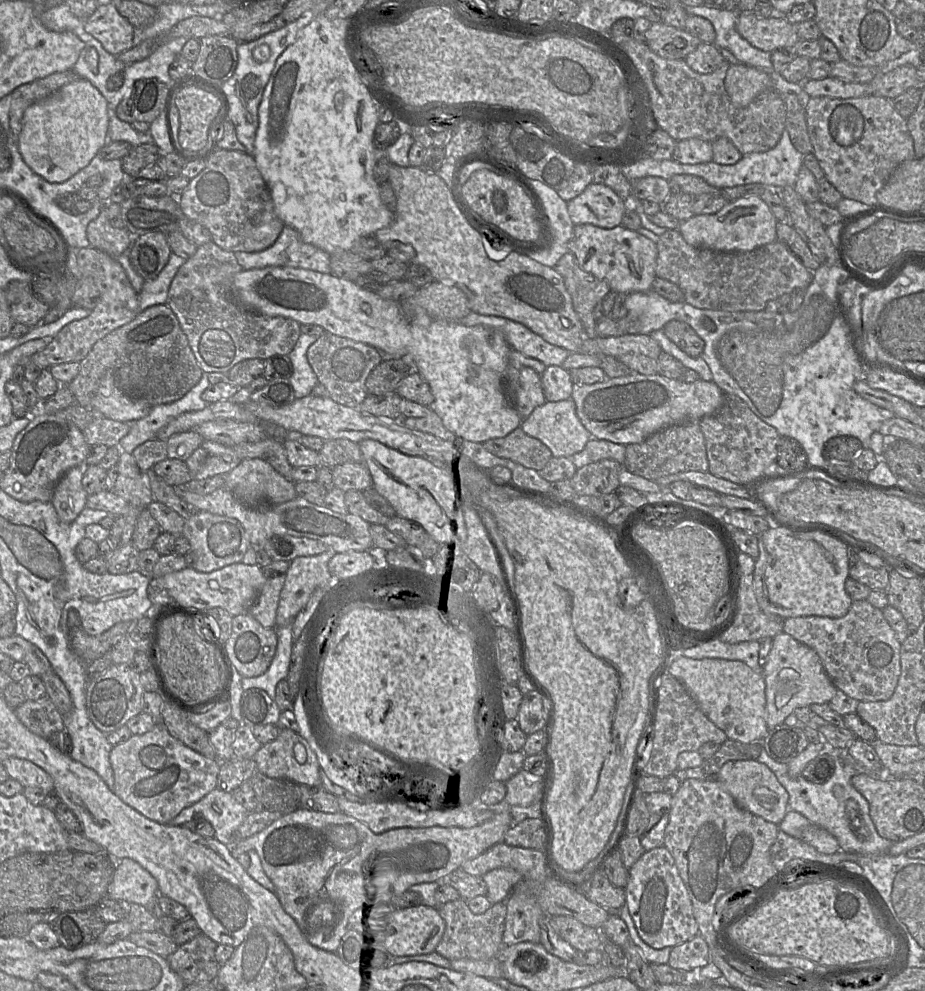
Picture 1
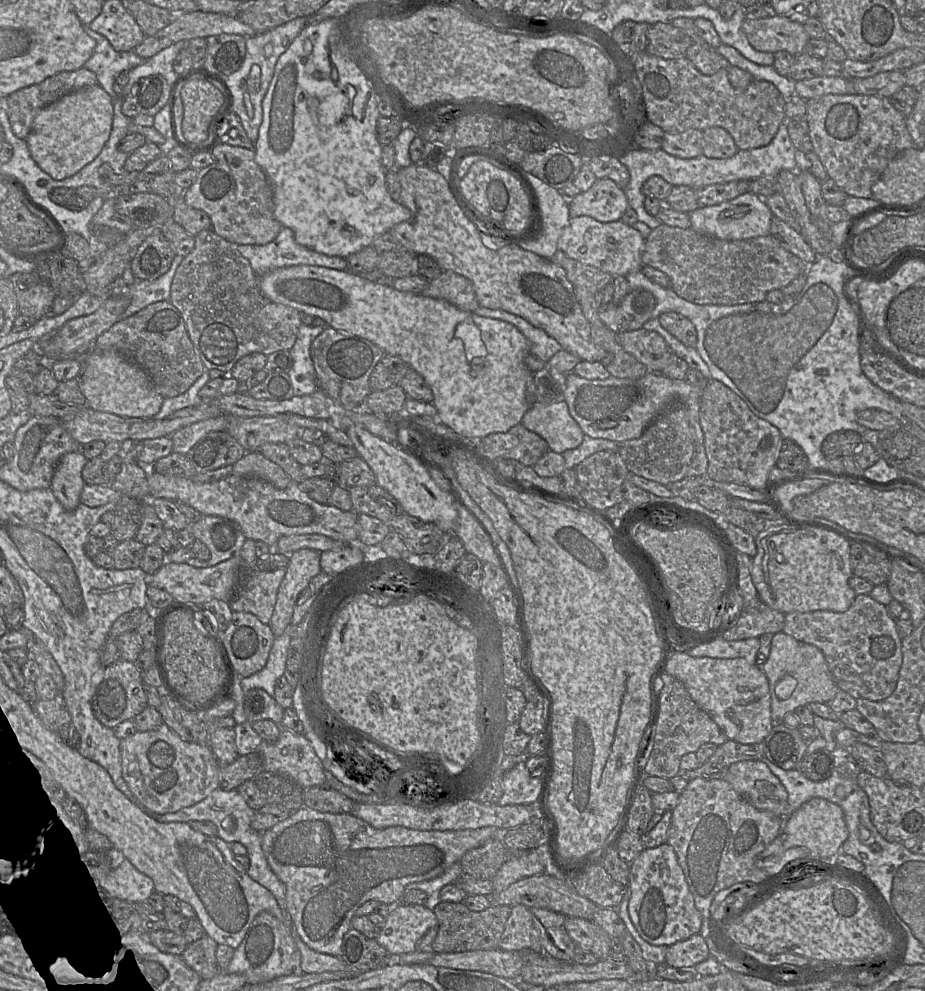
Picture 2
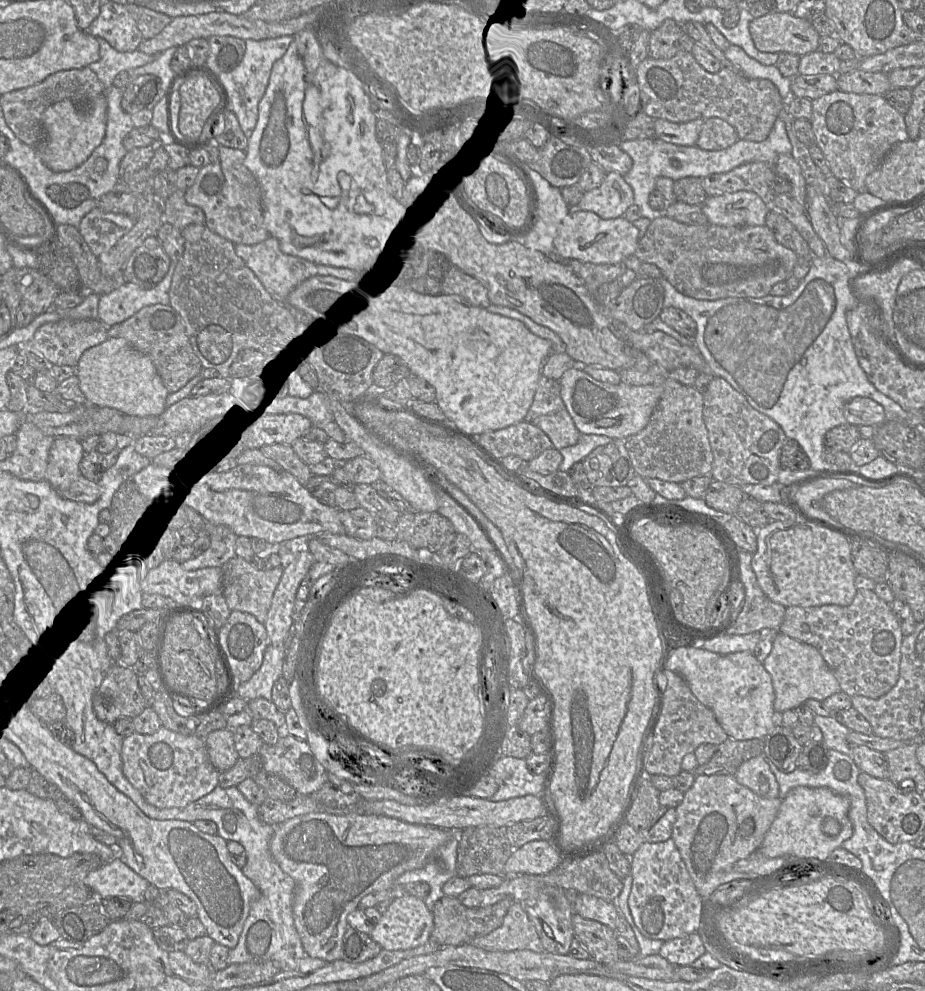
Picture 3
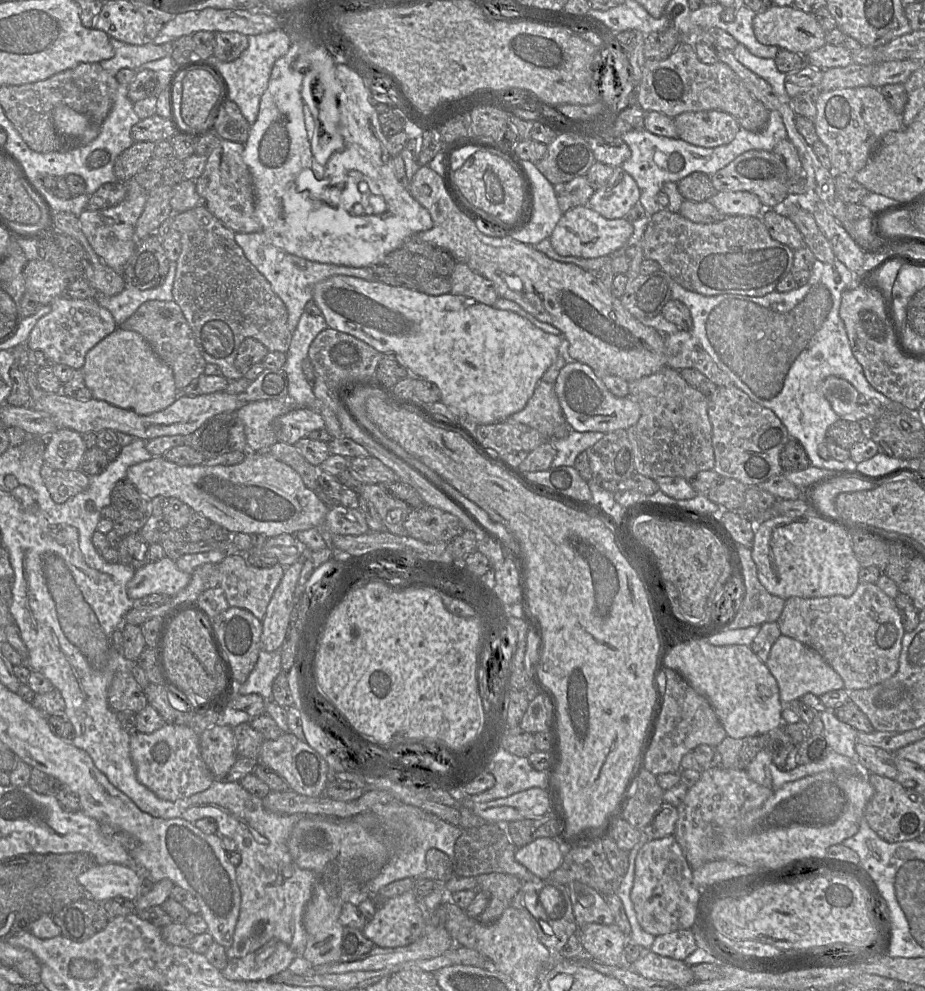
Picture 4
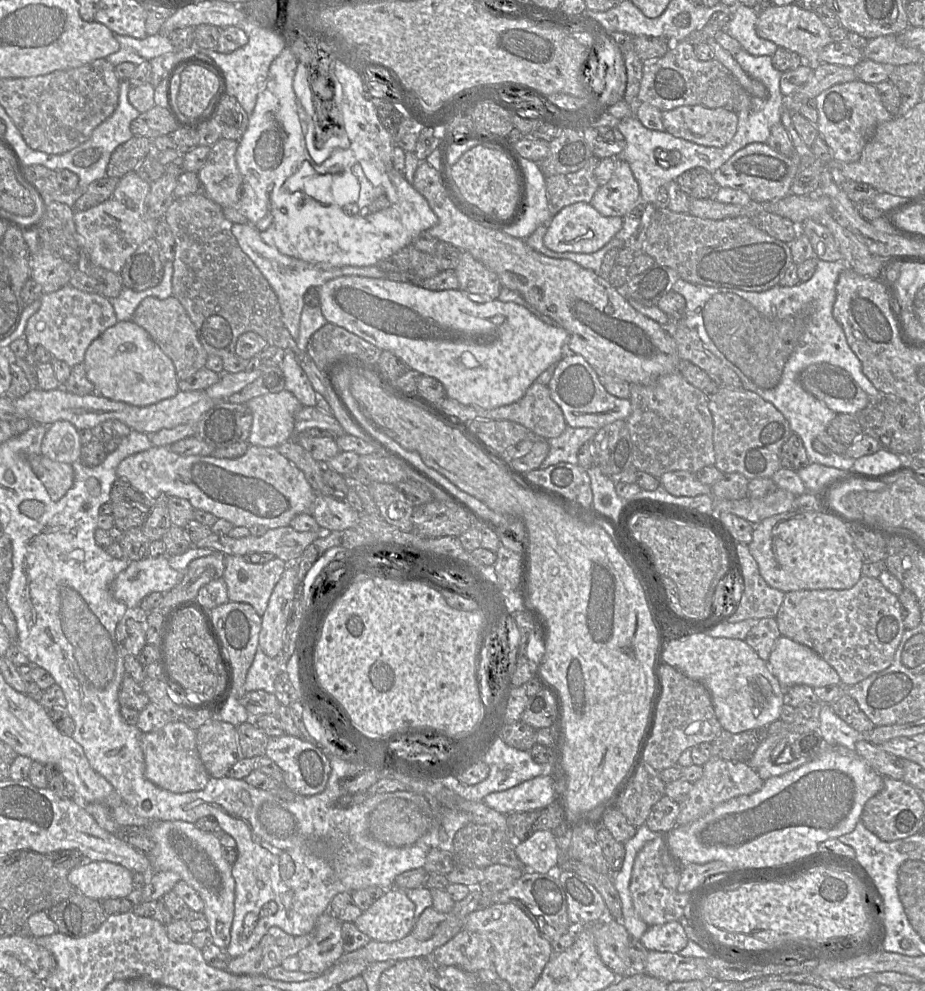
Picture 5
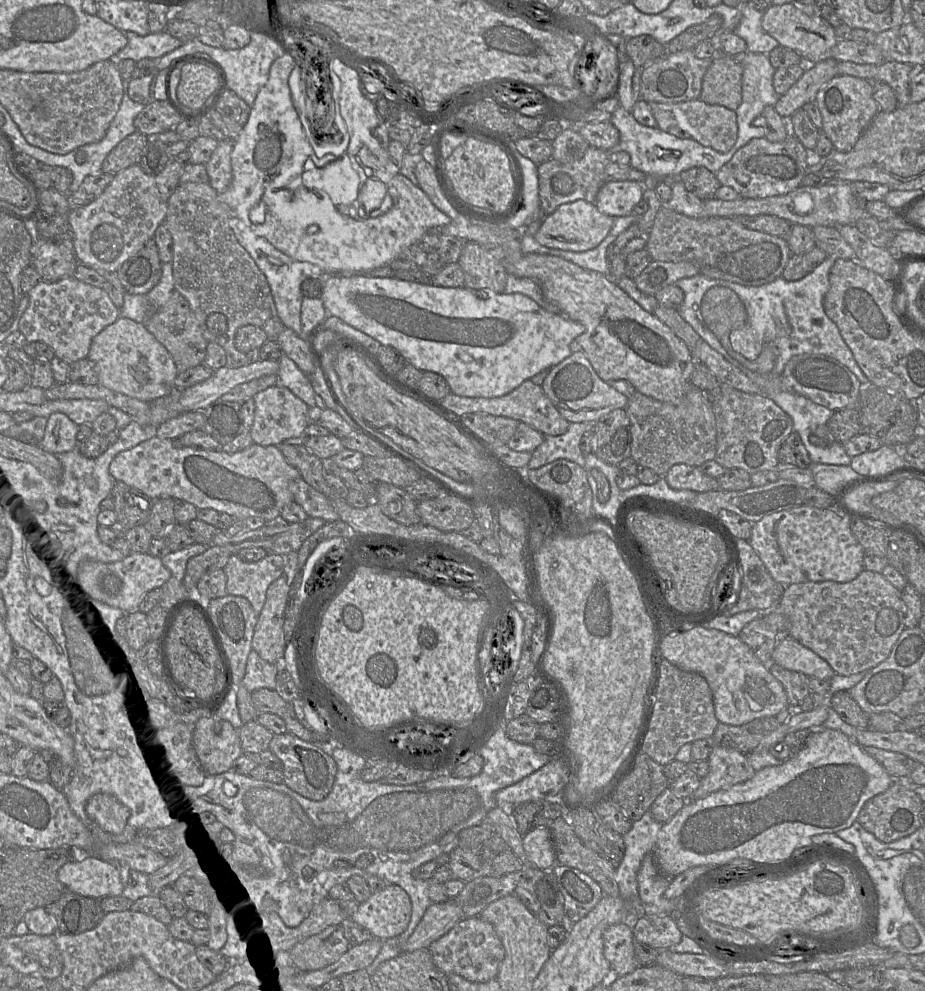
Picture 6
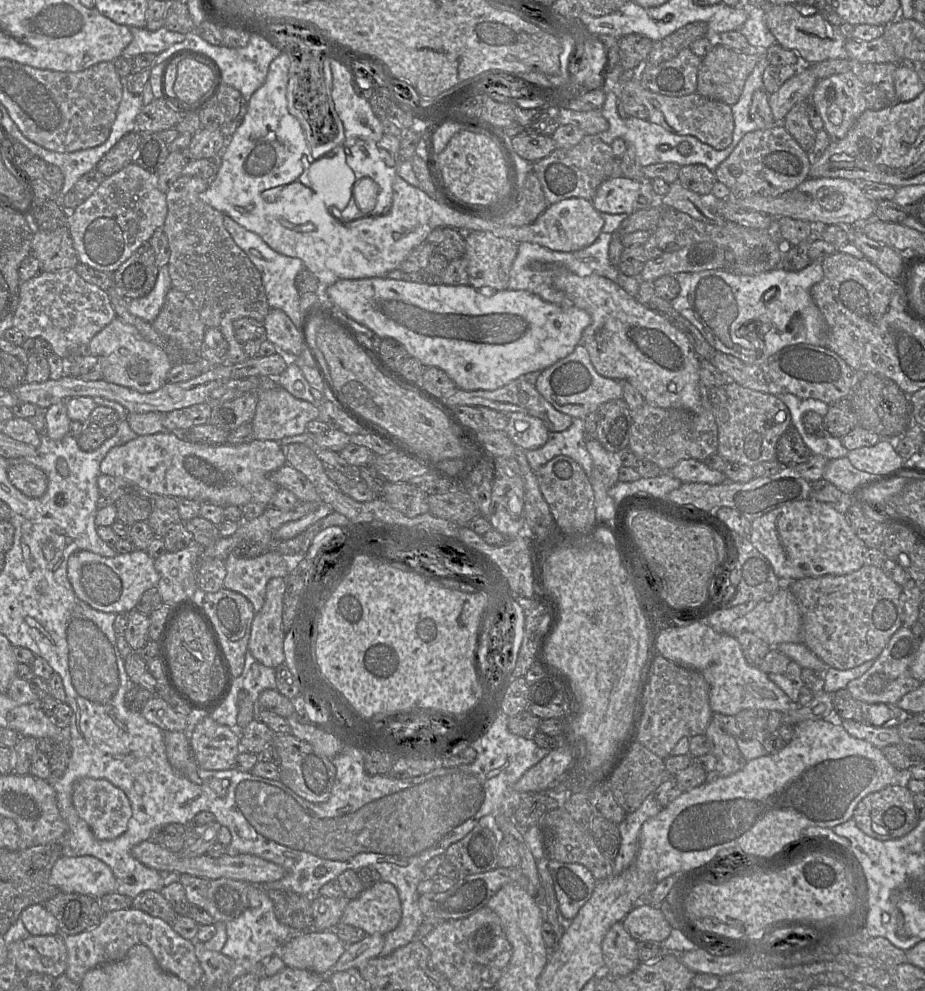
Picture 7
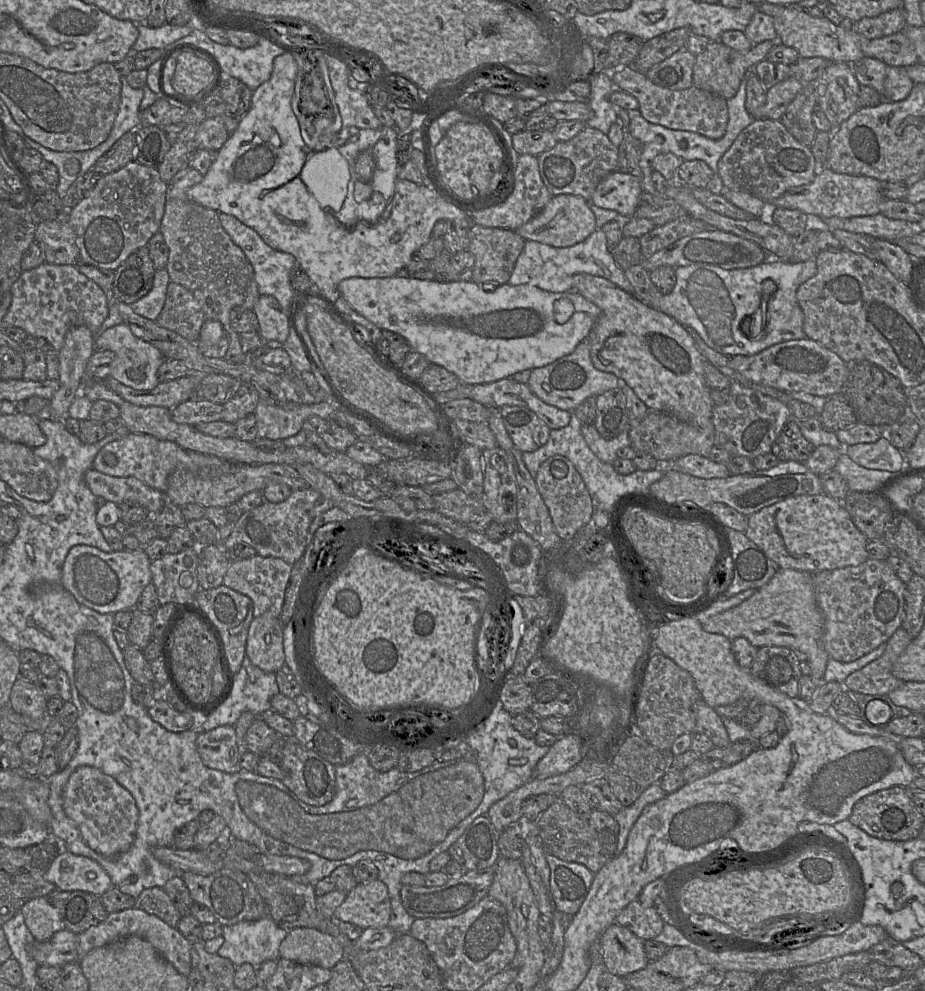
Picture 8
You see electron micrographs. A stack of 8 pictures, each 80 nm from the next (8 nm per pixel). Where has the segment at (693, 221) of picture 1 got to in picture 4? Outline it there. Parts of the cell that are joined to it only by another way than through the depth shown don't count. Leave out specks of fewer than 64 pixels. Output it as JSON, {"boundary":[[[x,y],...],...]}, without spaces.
{"boundary":[[[719,191],[707,201],[726,217],[738,215],[760,217],[764,209],[758,196],[748,191]]]}

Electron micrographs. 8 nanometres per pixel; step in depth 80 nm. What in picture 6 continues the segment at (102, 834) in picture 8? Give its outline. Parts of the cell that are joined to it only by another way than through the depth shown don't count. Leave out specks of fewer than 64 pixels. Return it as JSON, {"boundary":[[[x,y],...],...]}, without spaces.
{"boundary":[[[107,793],[93,795],[87,801],[85,811],[103,831],[110,834],[120,834],[130,817],[129,808]]]}

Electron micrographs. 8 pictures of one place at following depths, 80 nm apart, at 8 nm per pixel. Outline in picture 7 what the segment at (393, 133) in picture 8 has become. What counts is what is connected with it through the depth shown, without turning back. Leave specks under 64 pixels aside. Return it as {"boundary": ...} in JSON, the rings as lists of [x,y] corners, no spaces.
{"boundary":[[[384,134],[380,140],[359,139],[352,147],[346,148],[346,161],[356,180],[369,177],[380,187],[375,209],[363,216],[380,216],[391,207],[393,182],[402,162],[400,141],[401,138]]]}

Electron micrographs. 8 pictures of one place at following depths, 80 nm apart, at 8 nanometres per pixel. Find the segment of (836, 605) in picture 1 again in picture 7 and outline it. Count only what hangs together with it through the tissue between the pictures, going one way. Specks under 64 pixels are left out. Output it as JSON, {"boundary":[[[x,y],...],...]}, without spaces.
{"boundary":[[[813,499],[786,504],[751,522],[749,541],[770,562],[775,574],[782,582],[793,582],[807,577],[824,575],[842,576],[859,570],[864,564],[867,548],[850,526],[847,517],[847,505],[842,508]]]}

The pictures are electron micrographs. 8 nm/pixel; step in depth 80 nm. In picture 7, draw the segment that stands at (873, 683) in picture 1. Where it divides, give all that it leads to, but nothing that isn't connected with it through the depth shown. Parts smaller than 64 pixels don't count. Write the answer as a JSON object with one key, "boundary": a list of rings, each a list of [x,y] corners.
{"boundary":[[[864,565],[859,570],[857,570],[855,572],[852,572],[850,574],[847,574],[847,575],[842,575],[842,576],[824,575],[824,576],[819,576],[819,577],[807,577],[807,578],[802,578],[802,579],[795,580],[793,582],[783,582],[783,583],[789,583],[789,589],[791,590],[791,592],[795,596],[798,607],[799,607],[799,610],[800,610],[800,613],[801,613],[802,624],[803,624],[803,644],[805,644],[816,656],[818,656],[825,663],[825,665],[827,667],[835,668],[835,669],[838,669],[838,670],[848,670],[848,669],[852,669],[854,667],[857,667],[857,666],[863,664],[866,661],[877,659],[880,656],[880,654],[882,653],[882,651],[884,650],[884,648],[886,647],[886,645],[888,644],[892,635],[900,627],[902,627],[902,624],[903,624],[902,586],[898,585],[896,582],[894,582],[892,579],[890,579],[883,572],[883,570],[881,568],[878,568],[878,567],[875,567],[875,566],[870,566],[870,565]]]}

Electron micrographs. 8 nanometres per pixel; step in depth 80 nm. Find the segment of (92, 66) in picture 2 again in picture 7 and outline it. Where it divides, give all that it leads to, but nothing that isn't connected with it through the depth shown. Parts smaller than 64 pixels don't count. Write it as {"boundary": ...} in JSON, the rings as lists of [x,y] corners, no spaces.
{"boundary":[[[128,26],[133,39],[123,50],[121,57],[134,58],[142,53],[158,54],[175,43],[185,40],[187,34],[170,31],[164,26],[156,31],[150,31],[146,27]]]}

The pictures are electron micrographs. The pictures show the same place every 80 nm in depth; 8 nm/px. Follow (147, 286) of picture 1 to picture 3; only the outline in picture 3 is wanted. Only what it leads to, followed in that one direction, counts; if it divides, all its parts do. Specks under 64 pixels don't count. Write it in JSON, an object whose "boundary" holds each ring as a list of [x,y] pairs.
{"boundary":[[[171,261],[169,271],[154,287],[141,288],[125,283],[108,294],[102,294],[98,306],[98,319],[107,326],[121,323],[145,306],[170,304],[170,287],[178,261]]]}

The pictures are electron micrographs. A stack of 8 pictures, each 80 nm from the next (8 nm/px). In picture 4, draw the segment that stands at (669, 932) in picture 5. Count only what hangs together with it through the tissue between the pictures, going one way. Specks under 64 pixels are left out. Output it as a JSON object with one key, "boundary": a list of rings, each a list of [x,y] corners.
{"boundary":[[[686,929],[655,936],[650,950],[661,956],[685,961],[697,948],[692,929]]]}

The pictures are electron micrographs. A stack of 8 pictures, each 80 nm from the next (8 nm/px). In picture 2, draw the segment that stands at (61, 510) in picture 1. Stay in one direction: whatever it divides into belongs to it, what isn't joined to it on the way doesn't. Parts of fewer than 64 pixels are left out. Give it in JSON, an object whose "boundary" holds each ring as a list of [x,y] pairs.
{"boundary":[[[81,451],[65,454],[59,461],[52,477],[51,486],[55,497],[67,511],[73,511],[80,502],[85,485],[82,470],[87,459]]]}

